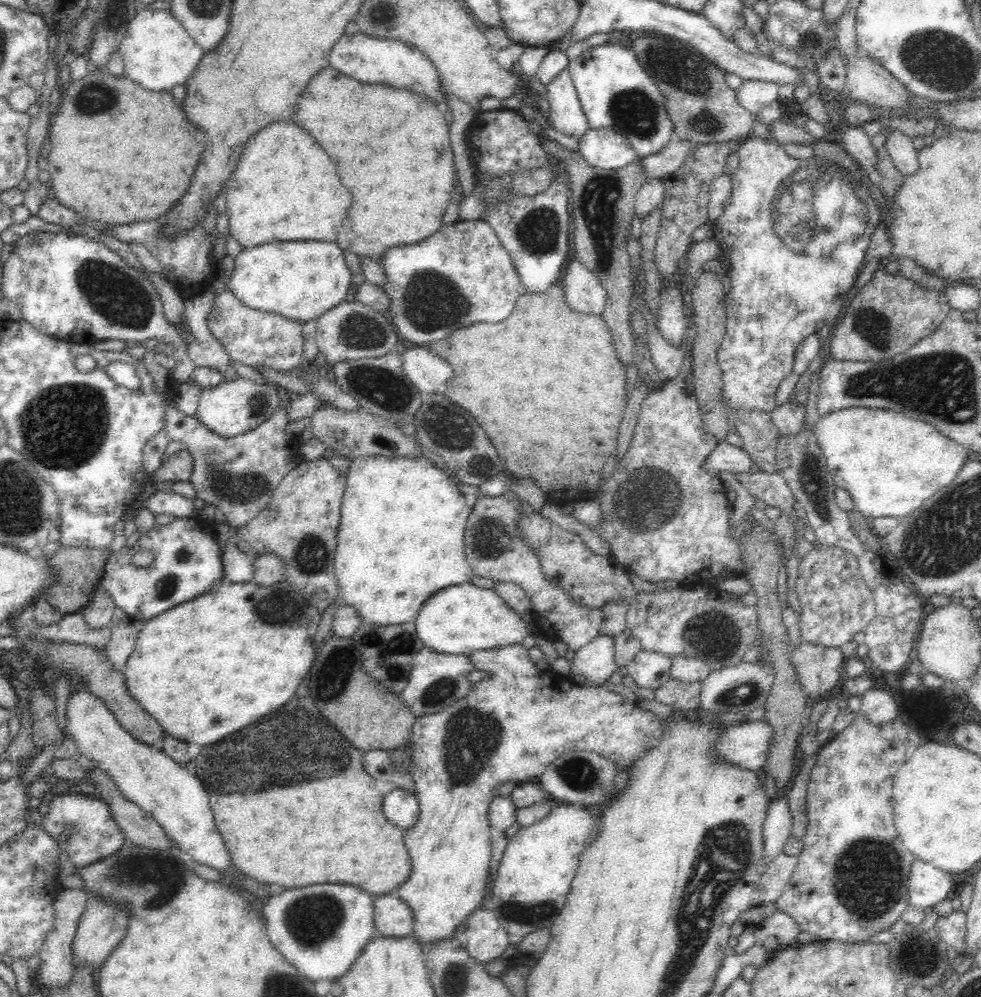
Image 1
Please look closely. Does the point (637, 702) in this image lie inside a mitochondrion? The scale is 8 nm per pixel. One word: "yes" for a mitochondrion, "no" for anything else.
no

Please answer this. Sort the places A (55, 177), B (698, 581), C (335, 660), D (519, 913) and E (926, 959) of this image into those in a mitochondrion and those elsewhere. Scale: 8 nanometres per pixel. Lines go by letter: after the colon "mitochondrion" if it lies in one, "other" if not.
A: other
B: other
C: other
D: mitochondrion
E: mitochondrion

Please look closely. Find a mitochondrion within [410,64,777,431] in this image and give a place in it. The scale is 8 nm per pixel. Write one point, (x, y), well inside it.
(599, 200)

